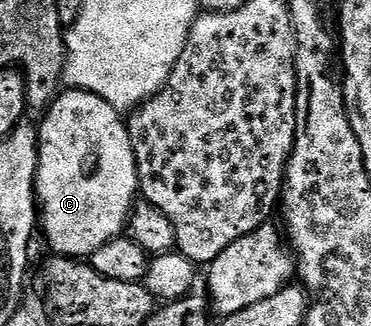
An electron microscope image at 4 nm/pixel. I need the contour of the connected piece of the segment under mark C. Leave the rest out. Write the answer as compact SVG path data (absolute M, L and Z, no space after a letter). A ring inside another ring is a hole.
M80 88L61 91L43 116L44 121L38 124L40 157L36 167L38 224L42 232L44 228L44 236L55 255L90 258L127 229L132 206L138 199L140 183L128 125L110 102Z

